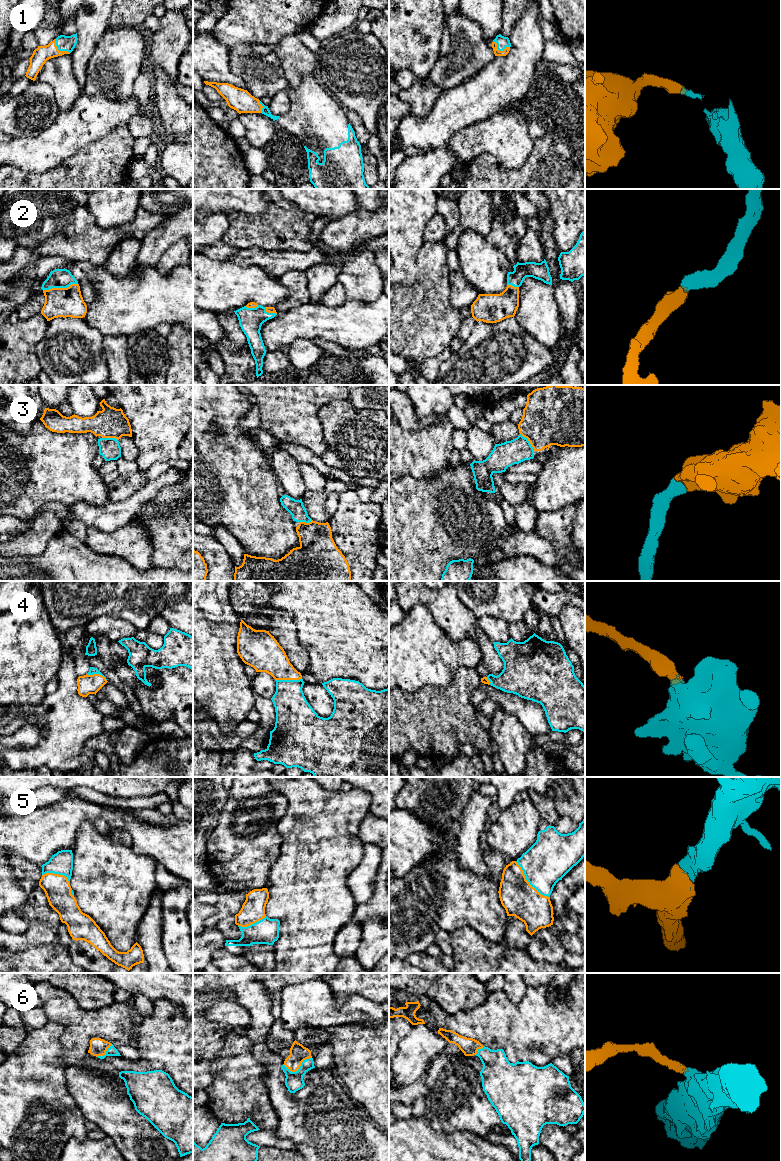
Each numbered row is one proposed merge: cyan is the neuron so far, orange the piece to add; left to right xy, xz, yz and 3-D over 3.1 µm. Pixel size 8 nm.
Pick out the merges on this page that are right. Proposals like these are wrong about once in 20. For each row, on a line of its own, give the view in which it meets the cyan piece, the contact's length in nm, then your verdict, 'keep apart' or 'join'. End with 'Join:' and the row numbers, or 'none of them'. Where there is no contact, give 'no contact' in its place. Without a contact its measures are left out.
1: xy | 170 nm | join
2: xy | 280 nm | join
3: yz | 180 nm | join
4: xz | 220 nm | join
5: yz | 400 nm | join
6: xz | 240 nm | join
Join: 1, 2, 3, 4, 5, 6

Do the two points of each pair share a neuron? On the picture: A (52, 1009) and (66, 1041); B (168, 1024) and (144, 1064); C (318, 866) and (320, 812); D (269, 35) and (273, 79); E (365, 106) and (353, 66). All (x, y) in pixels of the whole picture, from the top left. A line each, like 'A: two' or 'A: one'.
A: one
B: one
C: one
D: two
E: one

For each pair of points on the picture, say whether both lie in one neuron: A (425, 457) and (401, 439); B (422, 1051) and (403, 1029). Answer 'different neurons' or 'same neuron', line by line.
A: same neuron
B: different neurons

